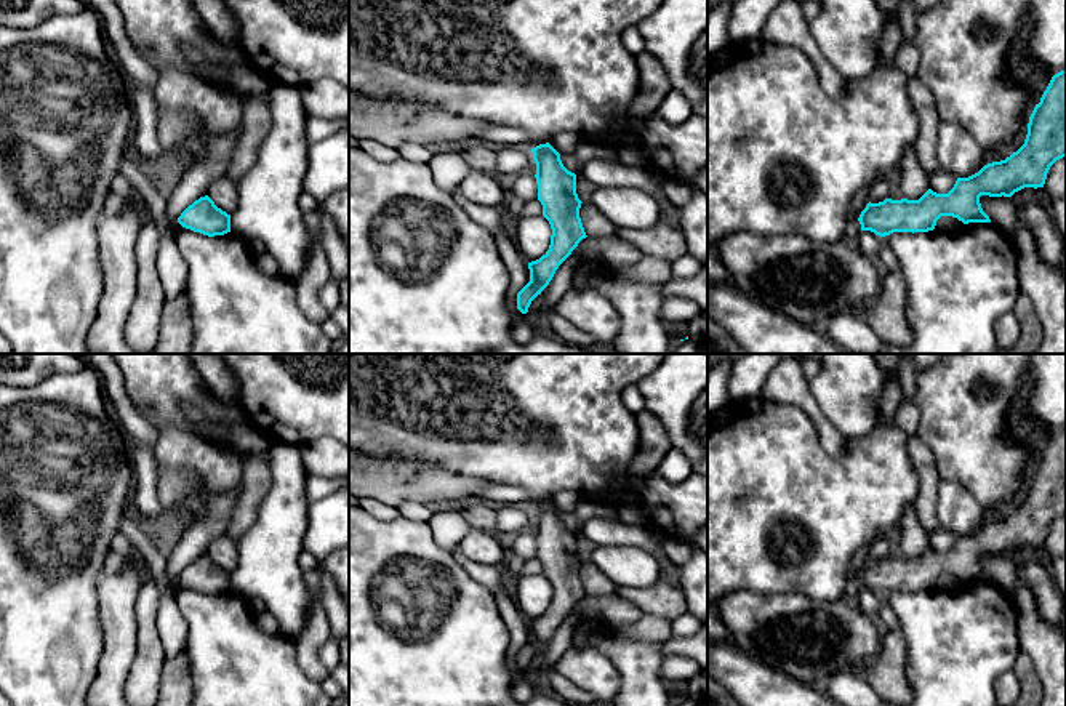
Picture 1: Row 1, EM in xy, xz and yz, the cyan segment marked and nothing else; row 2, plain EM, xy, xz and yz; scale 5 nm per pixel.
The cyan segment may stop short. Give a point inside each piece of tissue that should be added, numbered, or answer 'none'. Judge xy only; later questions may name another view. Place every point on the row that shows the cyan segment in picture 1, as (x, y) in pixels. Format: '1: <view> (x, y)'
none

